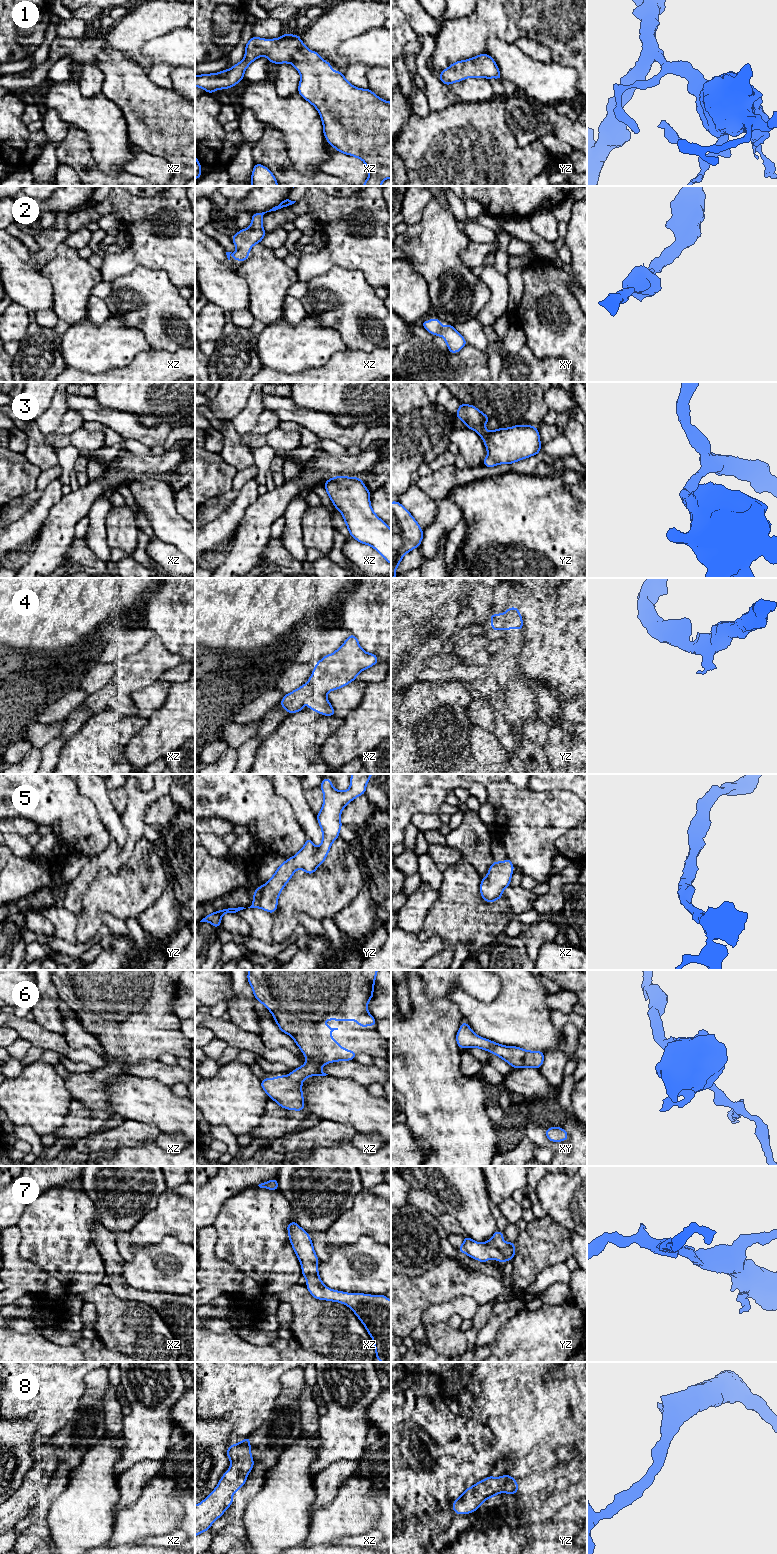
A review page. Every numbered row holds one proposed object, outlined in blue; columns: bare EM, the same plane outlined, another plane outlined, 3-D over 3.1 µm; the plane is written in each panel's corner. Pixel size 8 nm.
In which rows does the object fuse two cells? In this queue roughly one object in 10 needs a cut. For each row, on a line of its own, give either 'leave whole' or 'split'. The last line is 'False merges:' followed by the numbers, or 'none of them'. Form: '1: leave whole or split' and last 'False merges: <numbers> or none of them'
1: leave whole
2: leave whole
3: leave whole
4: leave whole
5: leave whole
6: leave whole
7: leave whole
8: leave whole
False merges: none of them

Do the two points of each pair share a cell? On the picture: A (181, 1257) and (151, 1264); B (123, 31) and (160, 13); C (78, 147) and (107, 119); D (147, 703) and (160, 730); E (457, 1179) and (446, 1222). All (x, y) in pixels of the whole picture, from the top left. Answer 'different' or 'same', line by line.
A: same
B: same
C: different
D: different
E: different

